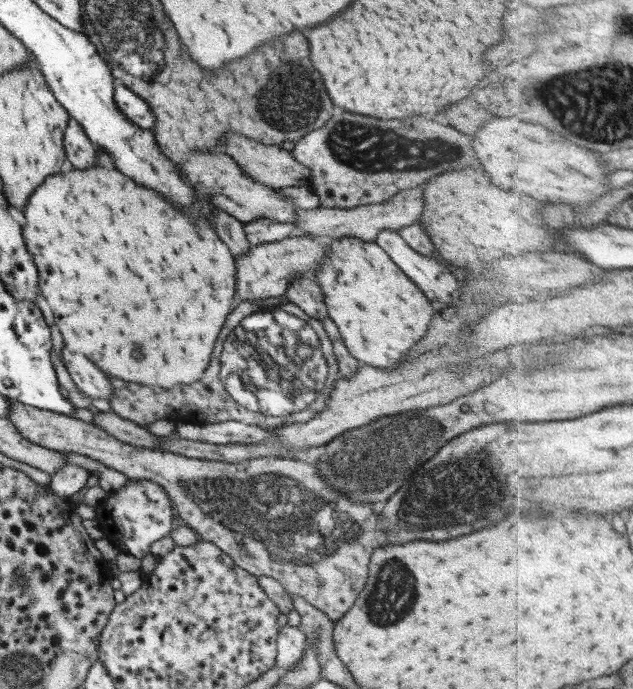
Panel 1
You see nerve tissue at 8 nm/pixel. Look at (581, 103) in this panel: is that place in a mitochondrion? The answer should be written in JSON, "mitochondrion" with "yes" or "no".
{"mitochondrion":"yes"}

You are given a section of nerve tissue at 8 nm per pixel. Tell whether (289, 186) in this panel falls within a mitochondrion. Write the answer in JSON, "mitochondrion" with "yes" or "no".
{"mitochondrion":"no"}

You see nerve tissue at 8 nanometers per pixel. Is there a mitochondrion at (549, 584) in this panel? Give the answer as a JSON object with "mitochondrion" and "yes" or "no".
{"mitochondrion":"no"}

